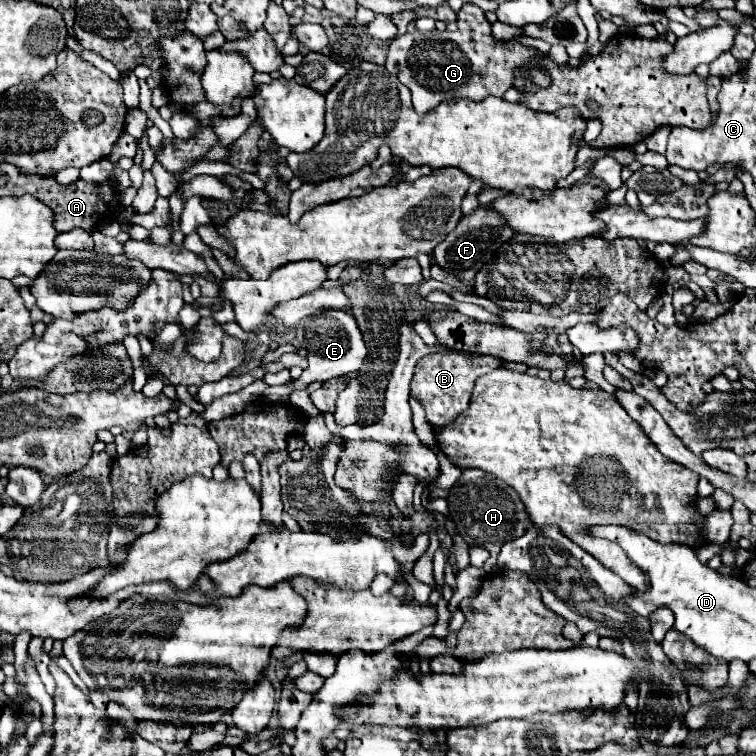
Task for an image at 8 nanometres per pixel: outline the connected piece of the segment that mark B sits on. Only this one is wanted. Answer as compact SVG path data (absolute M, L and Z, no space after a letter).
M428 354L416 366L416 372L412 378L412 394L418 400L422 400L426 408L426 418L432 426L446 426L460 412L468 408L468 400L470 400L476 378L492 372L498 366L500 366L500 358L494 358L494 356L464 358L456 354Z

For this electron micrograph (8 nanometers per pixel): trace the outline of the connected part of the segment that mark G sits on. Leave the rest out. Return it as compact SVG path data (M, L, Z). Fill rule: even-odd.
M464 4L458 12L458 30L422 32L418 28L396 36L388 44L386 70L396 74L398 80L410 88L416 112L424 114L438 106L438 102L454 98L484 100L489 95L503 97L512 88L514 68L528 64L534 50L518 42L500 42L492 38L490 22L476 4Z

